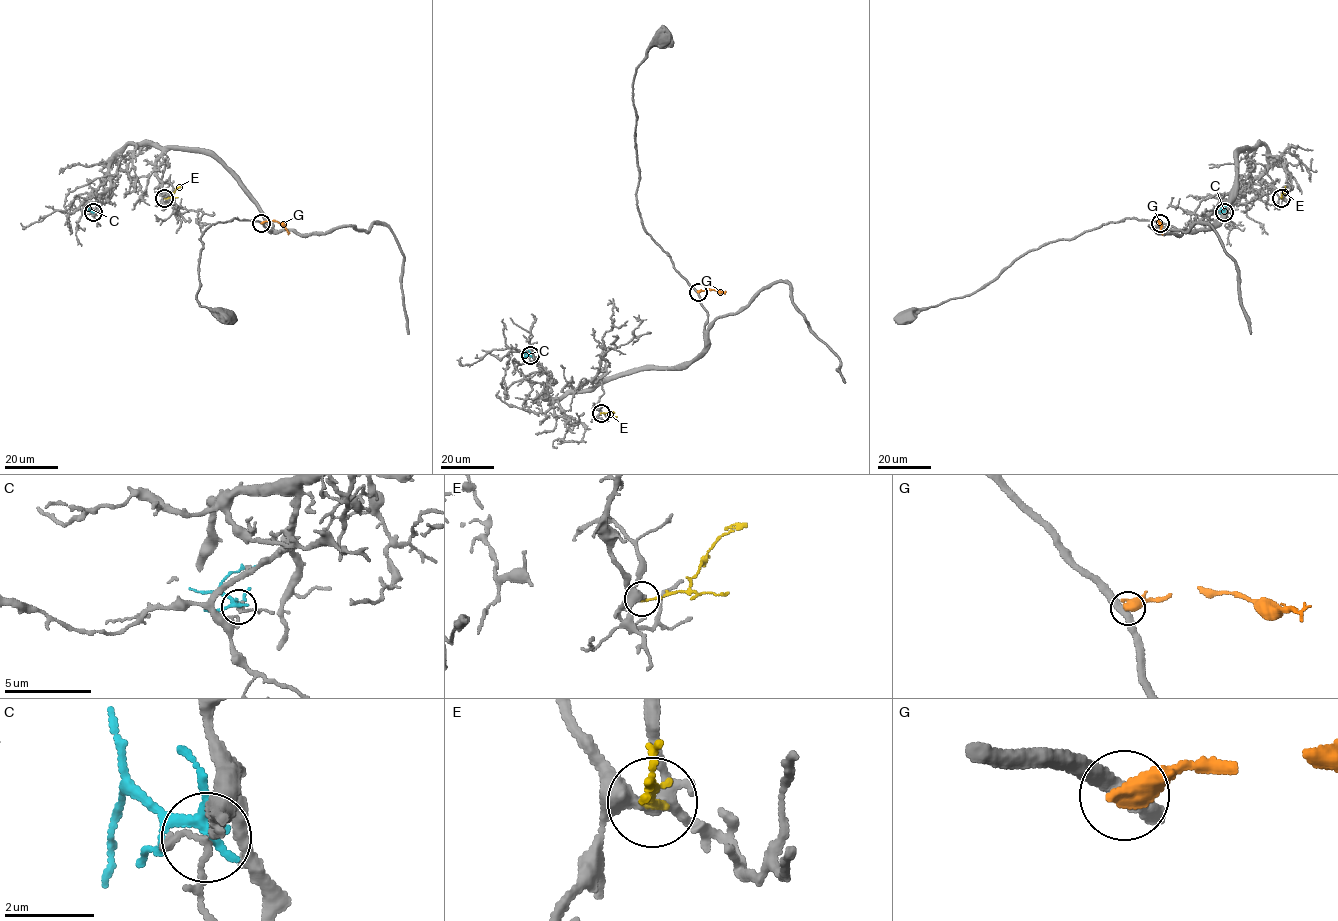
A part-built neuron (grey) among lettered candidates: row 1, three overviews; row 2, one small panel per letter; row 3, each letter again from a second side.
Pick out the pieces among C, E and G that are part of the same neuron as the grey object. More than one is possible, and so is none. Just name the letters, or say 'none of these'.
E

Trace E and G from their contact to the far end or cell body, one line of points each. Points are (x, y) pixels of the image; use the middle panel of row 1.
E: (601, 413), (617, 417)
G: (698, 292), (715, 289), (725, 294)

